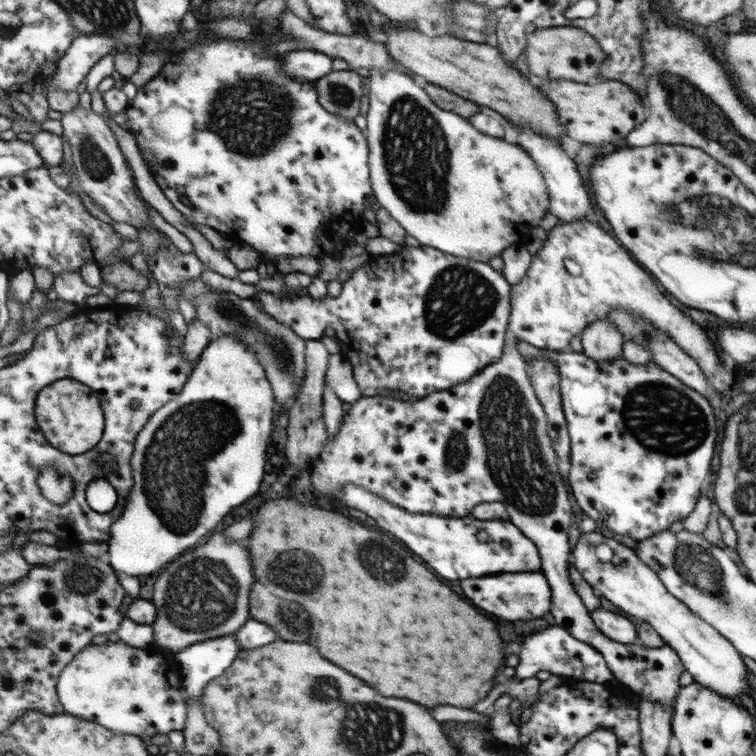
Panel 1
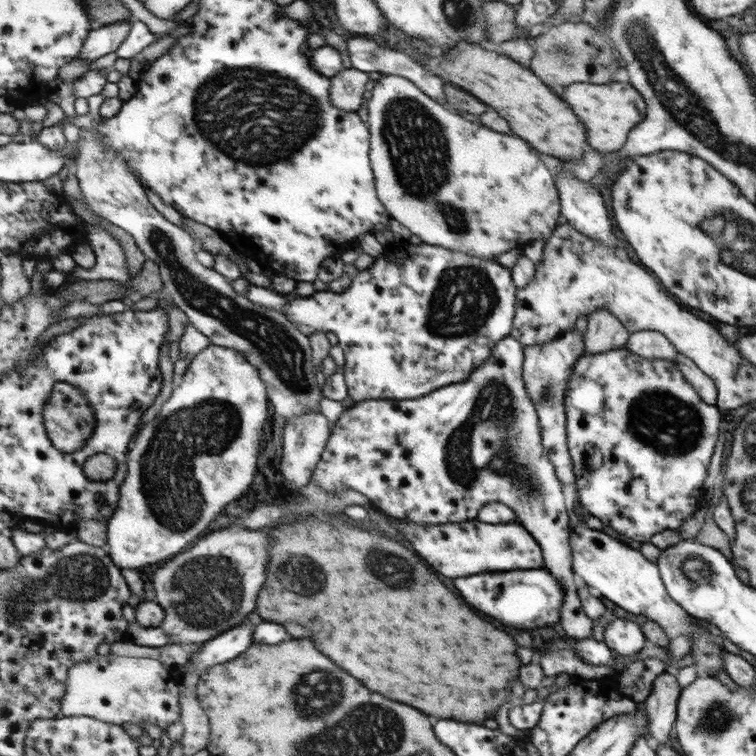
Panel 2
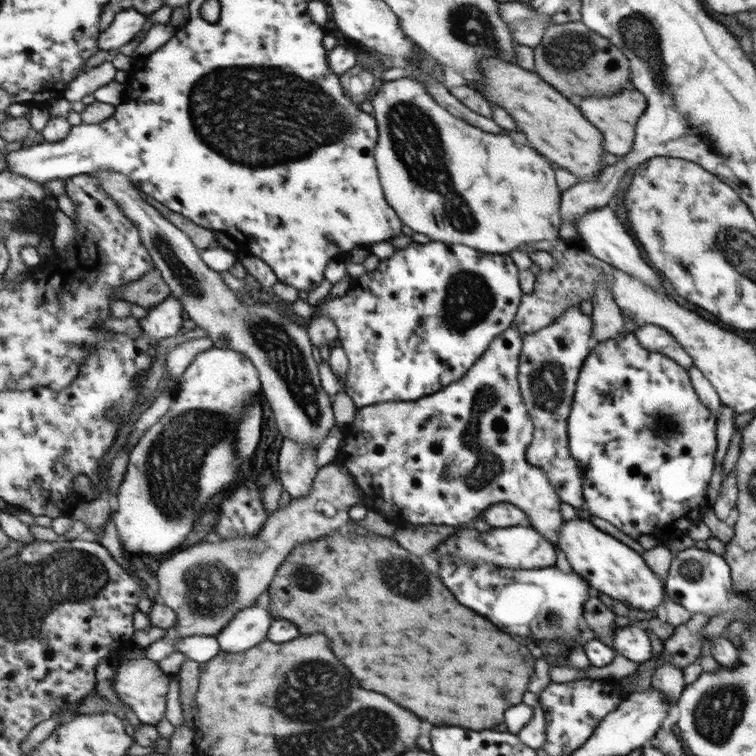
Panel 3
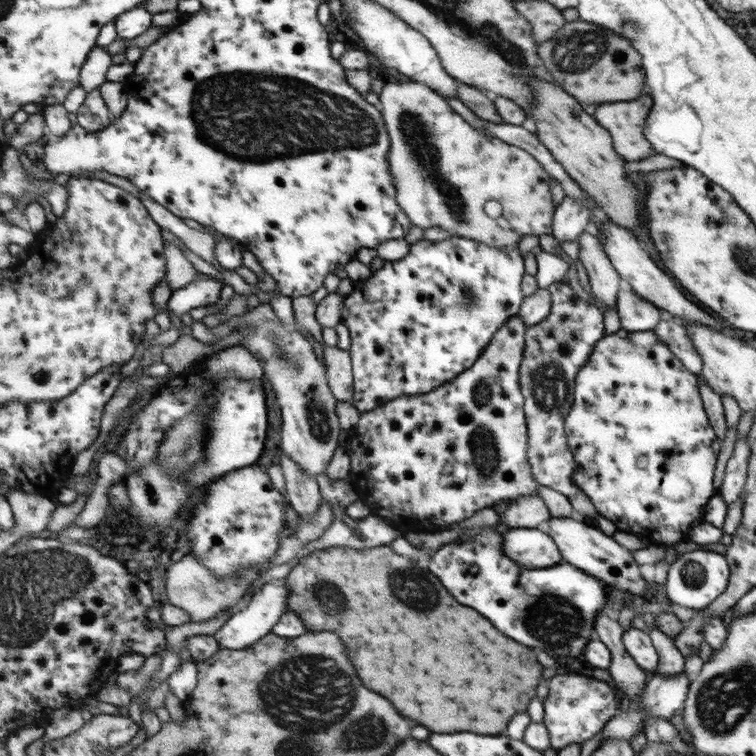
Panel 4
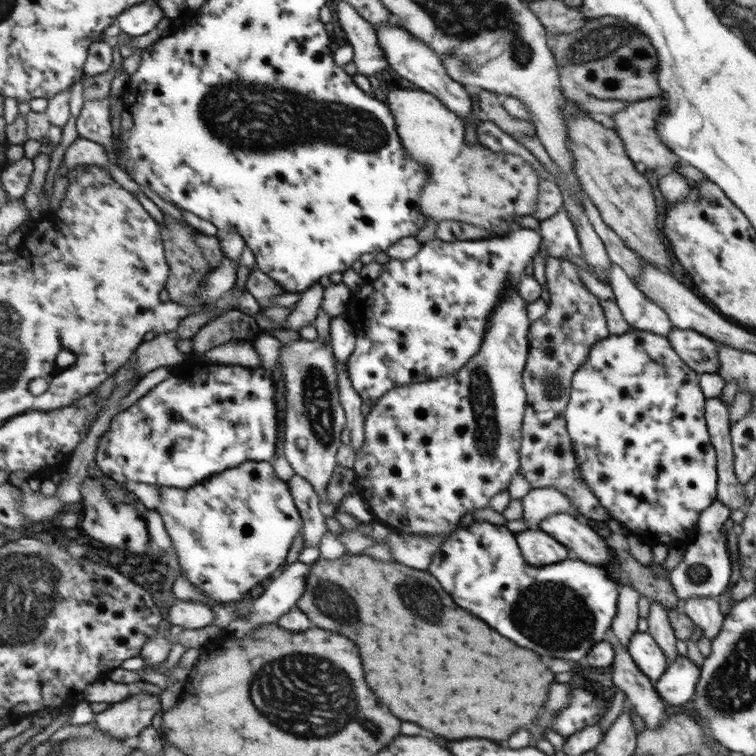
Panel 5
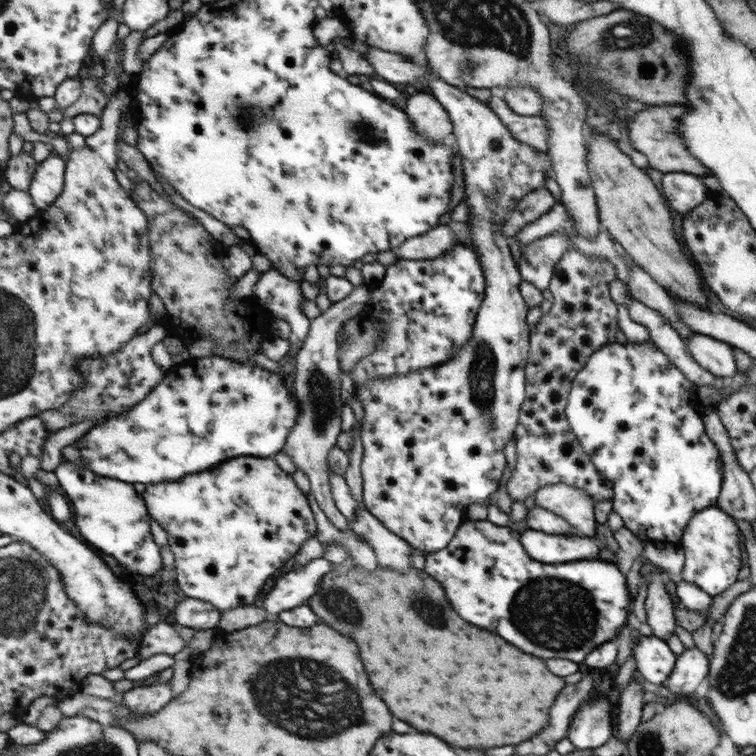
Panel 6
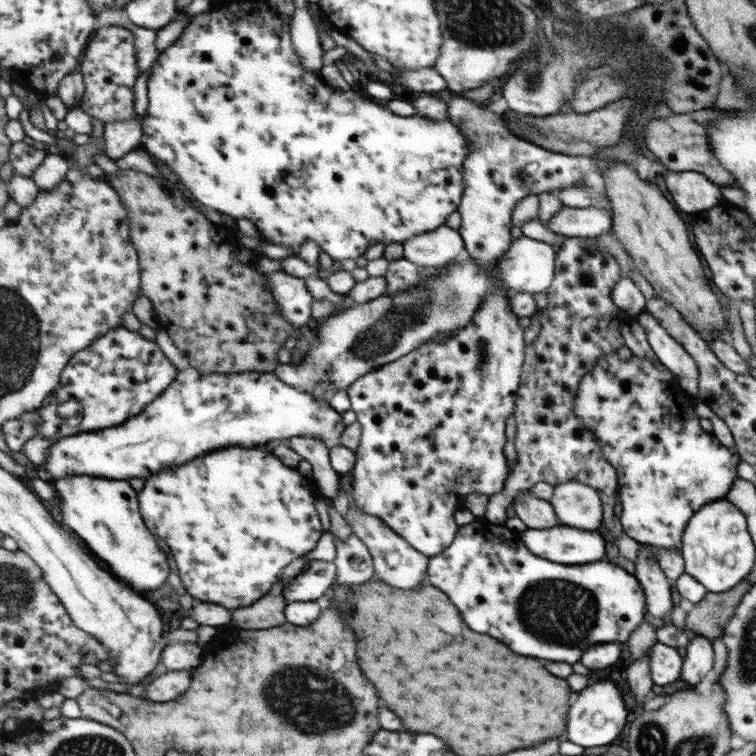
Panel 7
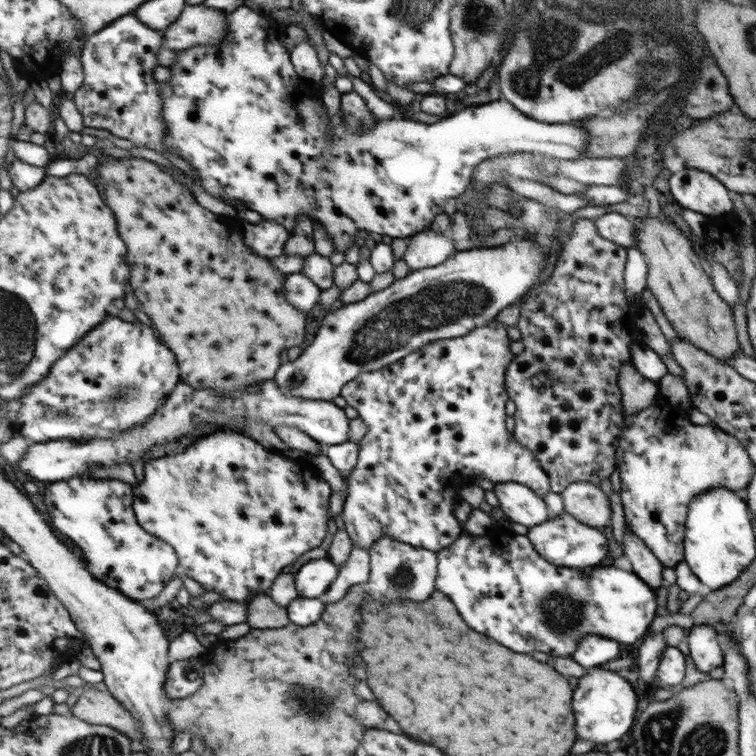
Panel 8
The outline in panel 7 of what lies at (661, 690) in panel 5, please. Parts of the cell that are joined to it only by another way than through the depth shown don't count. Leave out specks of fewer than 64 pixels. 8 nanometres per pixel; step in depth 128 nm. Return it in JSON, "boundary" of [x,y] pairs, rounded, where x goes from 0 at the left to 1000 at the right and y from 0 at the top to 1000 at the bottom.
{"boundary":[[[926,840],[910,847],[901,901],[917,909],[940,886],[944,870],[940,851]]]}

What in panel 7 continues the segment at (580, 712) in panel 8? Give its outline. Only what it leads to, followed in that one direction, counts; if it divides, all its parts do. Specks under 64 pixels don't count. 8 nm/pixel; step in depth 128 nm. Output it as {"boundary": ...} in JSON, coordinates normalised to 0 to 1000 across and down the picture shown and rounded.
{"boundary":[[[799,901],[782,902],[771,913],[763,915],[763,926],[758,929],[758,937],[753,937],[753,968],[750,980],[771,989],[782,987],[798,987],[819,974],[821,963],[829,952],[829,939],[821,926],[821,915],[811,902]]]}

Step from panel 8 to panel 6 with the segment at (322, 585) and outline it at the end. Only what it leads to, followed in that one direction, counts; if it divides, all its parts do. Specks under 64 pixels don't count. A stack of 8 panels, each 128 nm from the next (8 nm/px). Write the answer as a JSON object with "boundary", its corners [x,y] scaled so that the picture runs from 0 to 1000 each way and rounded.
{"boundary":[[[427,737],[403,749],[389,749],[385,755],[365,765],[364,772],[347,788],[344,799],[366,817],[374,808],[409,799],[410,791],[422,783],[425,763],[440,749]]]}

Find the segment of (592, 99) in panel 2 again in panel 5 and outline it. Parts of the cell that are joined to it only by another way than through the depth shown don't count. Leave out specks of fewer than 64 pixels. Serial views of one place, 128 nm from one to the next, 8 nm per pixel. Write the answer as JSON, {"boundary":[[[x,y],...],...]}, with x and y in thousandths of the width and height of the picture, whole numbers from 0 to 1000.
{"boundary":[[[864,128],[853,132],[829,136],[827,142],[808,153],[816,181],[821,183],[832,212],[853,218],[854,224],[886,222],[893,224],[902,213],[885,201],[874,185],[869,185],[869,159],[880,136],[877,130]]]}

